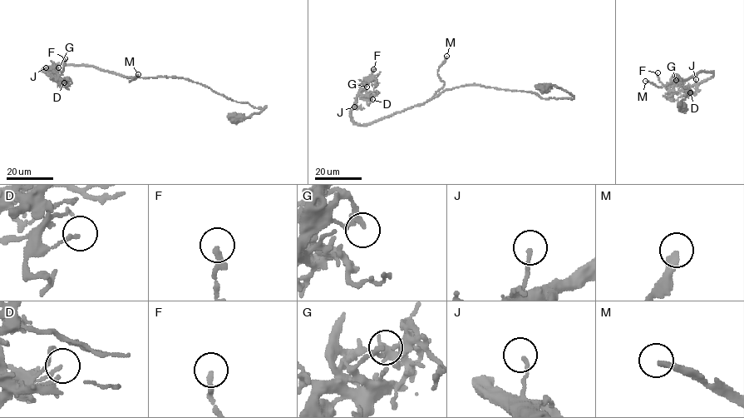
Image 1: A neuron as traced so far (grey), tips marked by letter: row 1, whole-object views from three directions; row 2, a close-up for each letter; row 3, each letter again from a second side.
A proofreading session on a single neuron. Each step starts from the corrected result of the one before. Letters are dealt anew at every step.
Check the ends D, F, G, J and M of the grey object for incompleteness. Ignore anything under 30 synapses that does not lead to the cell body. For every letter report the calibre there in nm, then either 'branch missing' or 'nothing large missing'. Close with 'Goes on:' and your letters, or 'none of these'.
D: 160 nm thick; nothing large missing
F: 240 nm thick; nothing large missing
G: 240 nm thick; nothing large missing
J: 120 nm thick; nothing large missing
M: 260 nm thick; branch missing
Goes on: M

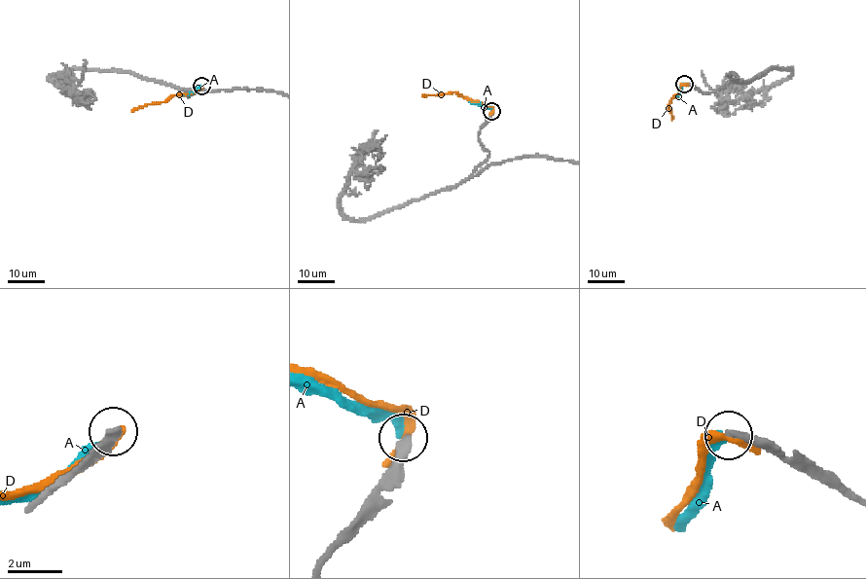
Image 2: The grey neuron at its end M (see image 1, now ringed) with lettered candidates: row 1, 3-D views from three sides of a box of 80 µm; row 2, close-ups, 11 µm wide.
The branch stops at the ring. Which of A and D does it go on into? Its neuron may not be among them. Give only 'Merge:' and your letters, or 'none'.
Merge: A

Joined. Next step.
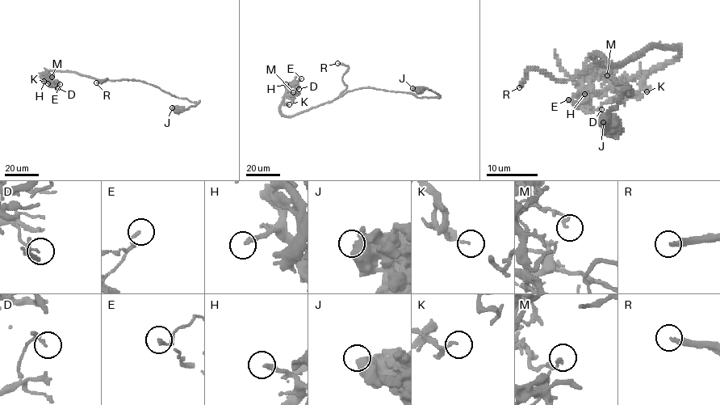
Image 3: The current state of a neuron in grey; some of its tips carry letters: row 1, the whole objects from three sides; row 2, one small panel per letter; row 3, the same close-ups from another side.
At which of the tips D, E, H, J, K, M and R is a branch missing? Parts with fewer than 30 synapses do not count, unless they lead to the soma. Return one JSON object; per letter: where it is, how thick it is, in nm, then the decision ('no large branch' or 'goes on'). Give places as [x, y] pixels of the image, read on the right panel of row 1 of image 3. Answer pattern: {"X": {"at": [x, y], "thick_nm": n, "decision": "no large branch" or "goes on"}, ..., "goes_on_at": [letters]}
{"D": {"at": [601, 109], "thick_nm": 150, "decision": "no large branch"}, "E": {"at": [568, 99], "thick_nm": 120, "decision": "no large branch"}, "H": {"at": [584, 94], "thick_nm": 260, "decision": "no large branch"}, "J": {"at": [603, 122], "thick_nm": 480, "decision": "no large branch"}, "K": {"at": [646, 91], "thick_nm": 90, "decision": "no large branch"}, "M": {"at": [607, 75], "thick_nm": 110, "decision": "no large branch"}, "R": {"at": [519, 87], "thick_nm": 280, "decision": "goes on"}, "goes_on_at": ["R"]}

